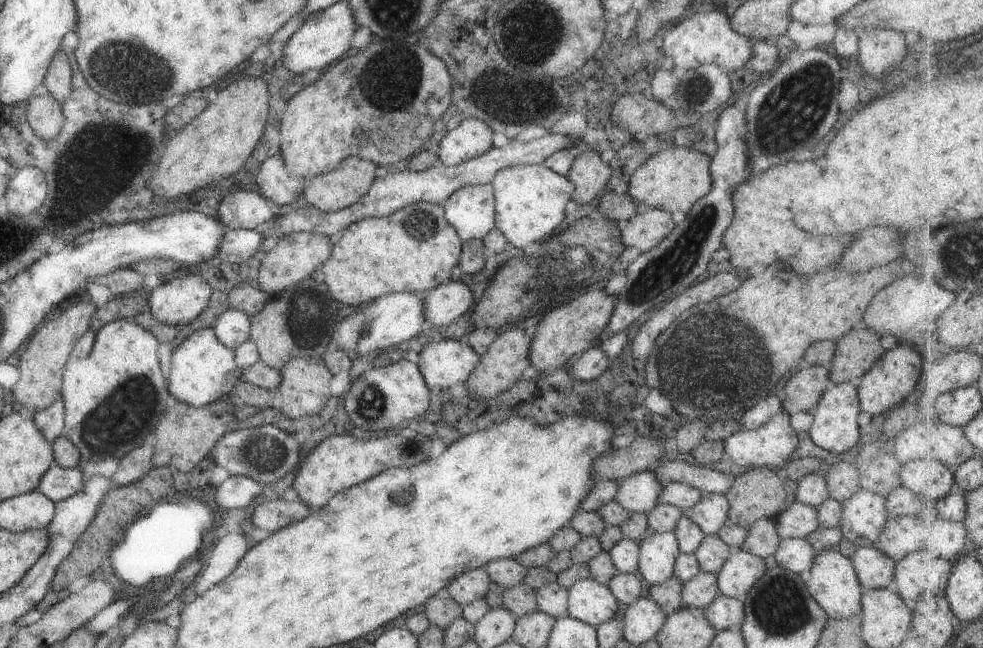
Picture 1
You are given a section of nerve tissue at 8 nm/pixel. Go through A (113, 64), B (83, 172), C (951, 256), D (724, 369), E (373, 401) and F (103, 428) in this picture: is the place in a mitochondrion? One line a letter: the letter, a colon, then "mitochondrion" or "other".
A: mitochondrion
B: mitochondrion
C: mitochondrion
D: mitochondrion
E: mitochondrion
F: mitochondrion

